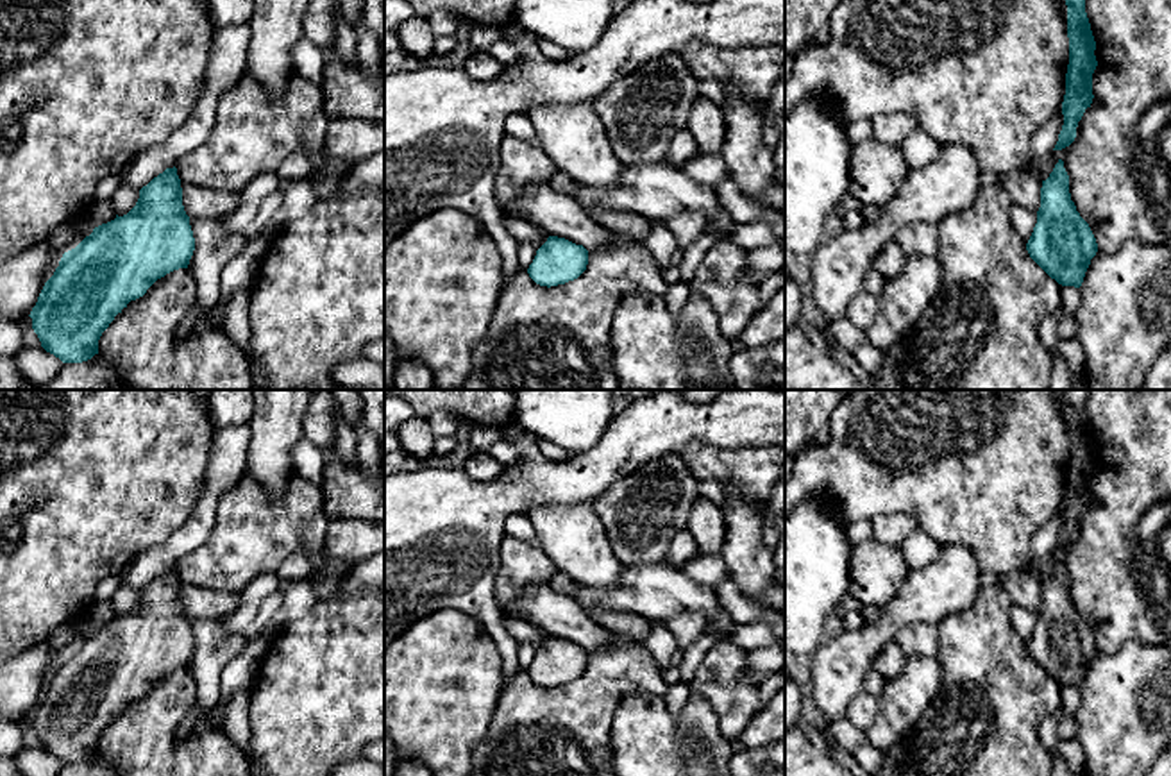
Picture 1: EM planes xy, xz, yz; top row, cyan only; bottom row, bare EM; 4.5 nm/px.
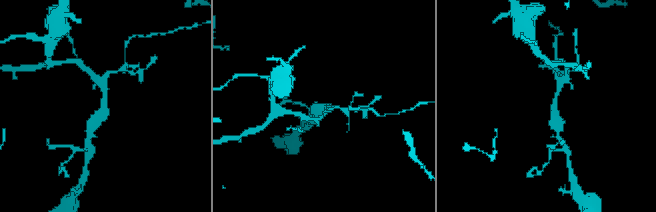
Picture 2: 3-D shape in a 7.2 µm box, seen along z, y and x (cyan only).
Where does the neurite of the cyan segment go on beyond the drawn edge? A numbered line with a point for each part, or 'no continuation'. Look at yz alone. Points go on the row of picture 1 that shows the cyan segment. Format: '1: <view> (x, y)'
no continuation

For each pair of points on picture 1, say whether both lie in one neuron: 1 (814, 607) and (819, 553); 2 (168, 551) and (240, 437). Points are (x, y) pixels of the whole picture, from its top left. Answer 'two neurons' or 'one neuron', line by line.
1: one neuron
2: one neuron

